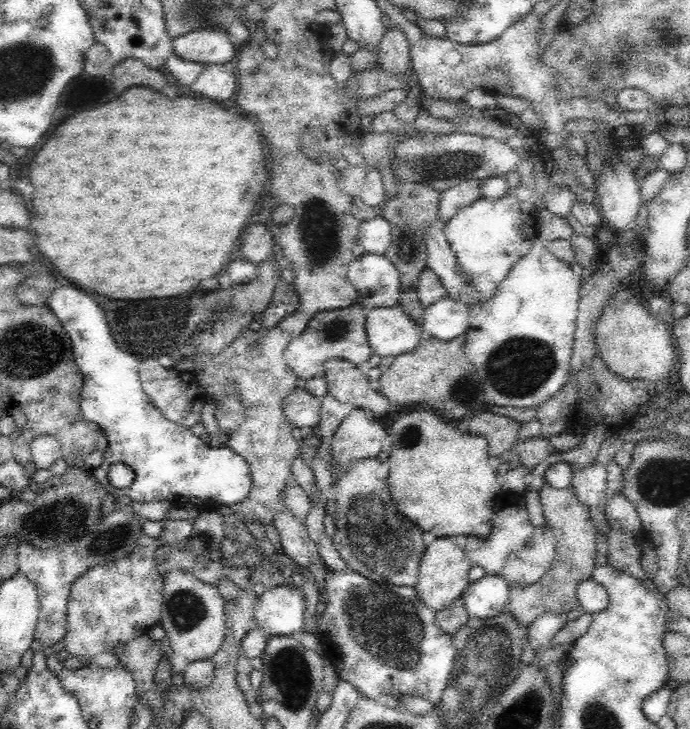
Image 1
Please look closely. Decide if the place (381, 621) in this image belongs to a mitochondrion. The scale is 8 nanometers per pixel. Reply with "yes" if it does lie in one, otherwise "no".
yes

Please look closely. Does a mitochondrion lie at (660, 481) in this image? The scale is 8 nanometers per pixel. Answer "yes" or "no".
yes

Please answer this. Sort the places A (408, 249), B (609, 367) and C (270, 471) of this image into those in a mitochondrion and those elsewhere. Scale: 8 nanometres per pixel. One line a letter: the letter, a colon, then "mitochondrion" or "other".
A: mitochondrion
B: other
C: other

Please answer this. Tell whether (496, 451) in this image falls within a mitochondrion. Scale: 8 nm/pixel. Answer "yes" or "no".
no

